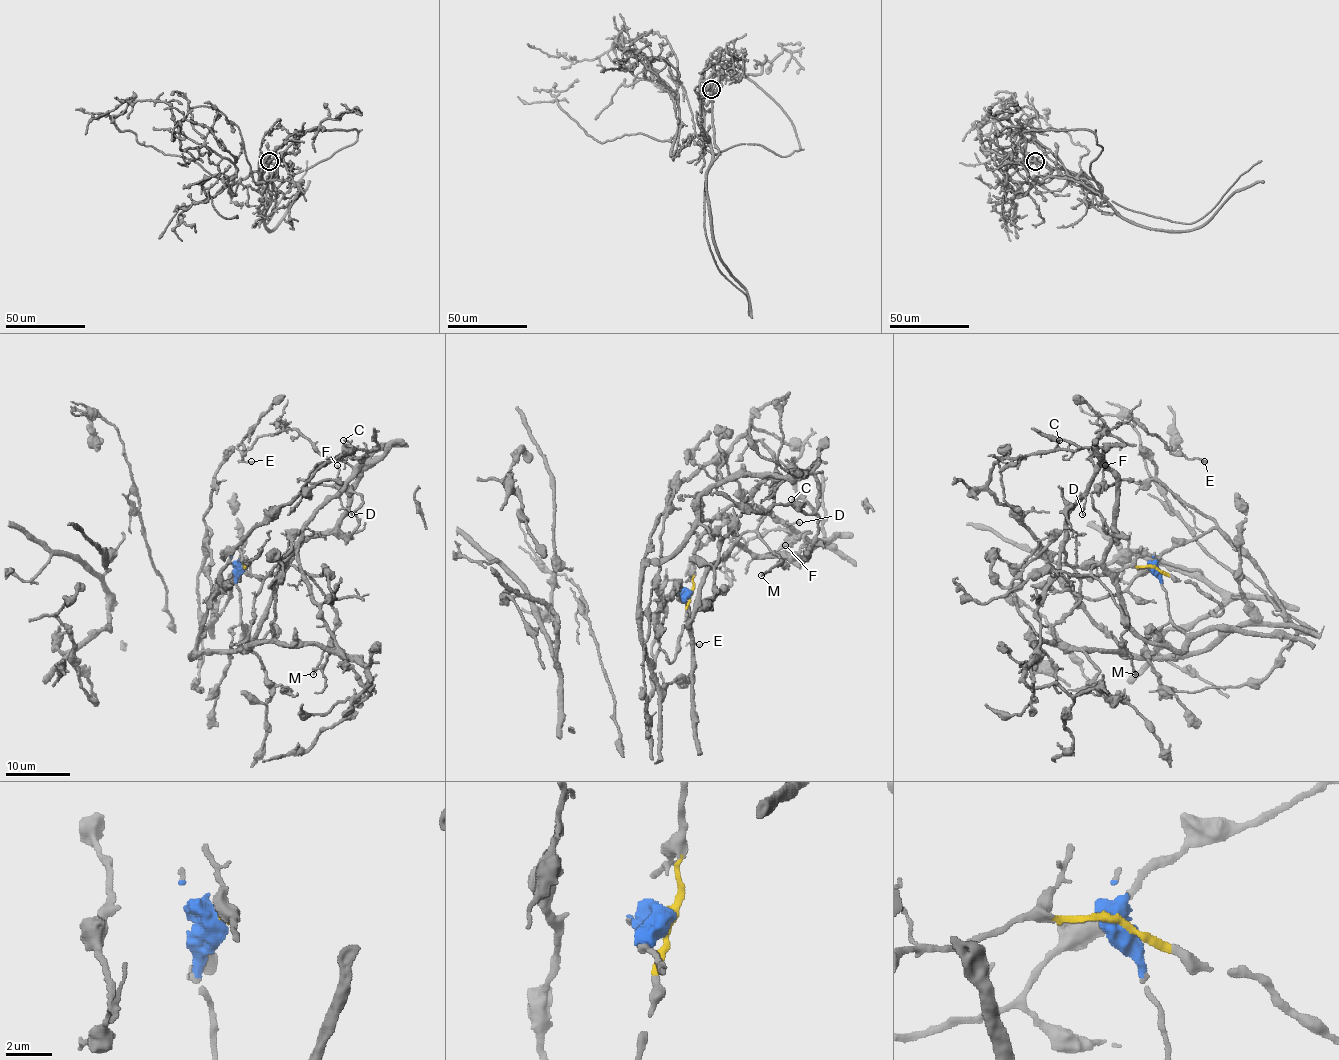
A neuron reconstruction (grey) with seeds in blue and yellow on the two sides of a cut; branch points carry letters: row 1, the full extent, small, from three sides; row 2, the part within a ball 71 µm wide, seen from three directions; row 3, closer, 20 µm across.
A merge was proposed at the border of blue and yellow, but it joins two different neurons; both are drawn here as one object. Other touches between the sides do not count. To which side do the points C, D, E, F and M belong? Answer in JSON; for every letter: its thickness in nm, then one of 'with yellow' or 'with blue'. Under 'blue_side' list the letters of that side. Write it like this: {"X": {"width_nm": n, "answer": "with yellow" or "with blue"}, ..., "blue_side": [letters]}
{"C": {"width_nm": 130, "answer": "with yellow"}, "D": {"width_nm": 120, "answer": "with yellow"}, "E": {"width_nm": 140, "answer": "with yellow"}, "F": {"width_nm": 140, "answer": "with blue"}, "M": {"width_nm": 170, "answer": "with blue"}, "blue_side": ["F", "M"]}

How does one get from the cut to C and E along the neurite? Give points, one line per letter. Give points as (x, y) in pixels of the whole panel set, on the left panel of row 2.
C: (242, 568), (245, 566), (248, 574), (264, 577), (295, 547), (303, 524), (375, 449), (354, 447), (343, 439)
E: (242, 568), (264, 577), (353, 468), (325, 459), (277, 420), (280, 428), (261, 435), (244, 454), (252, 462)

